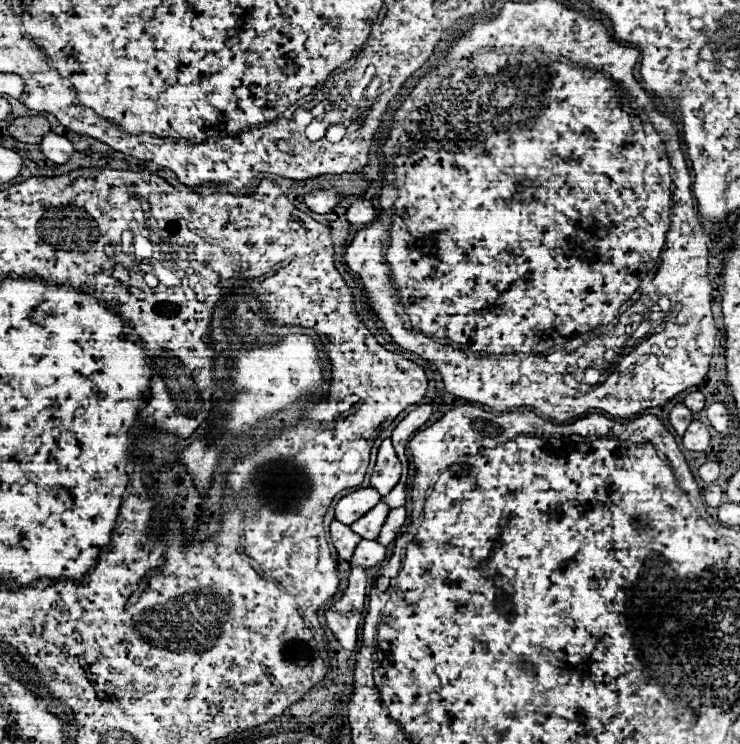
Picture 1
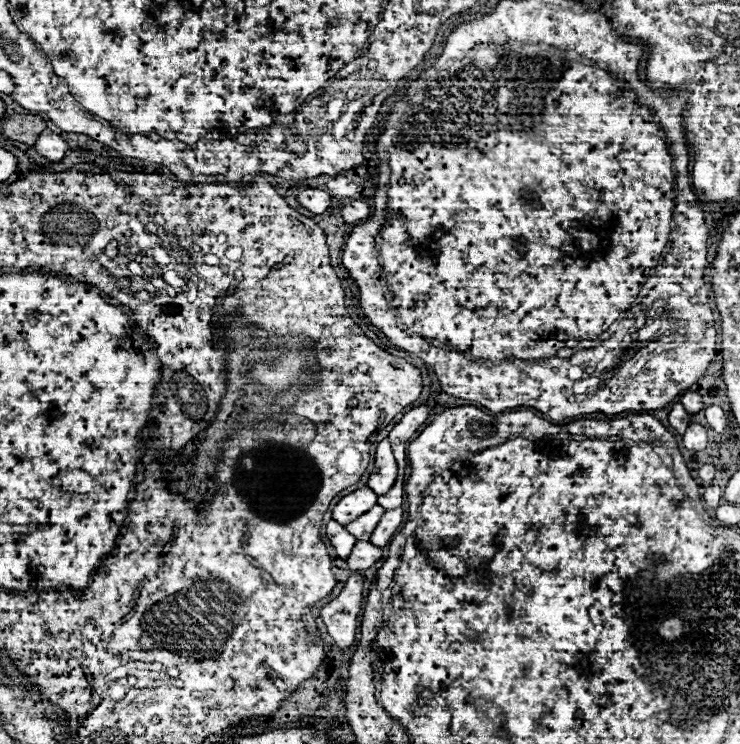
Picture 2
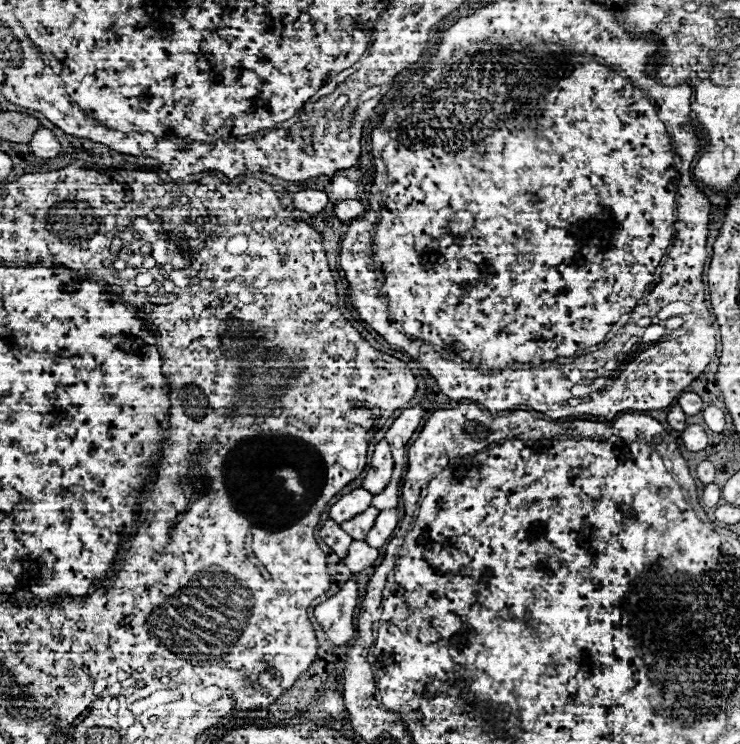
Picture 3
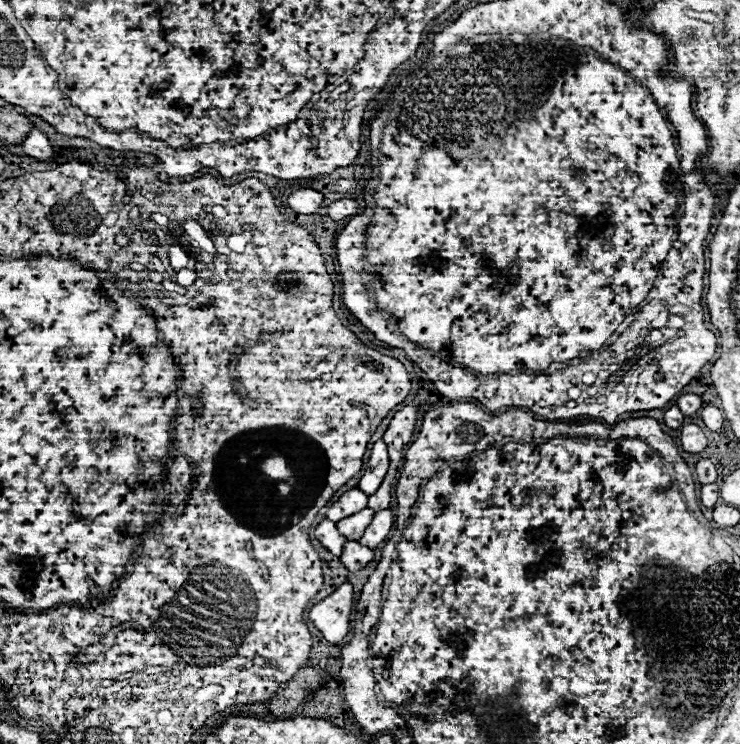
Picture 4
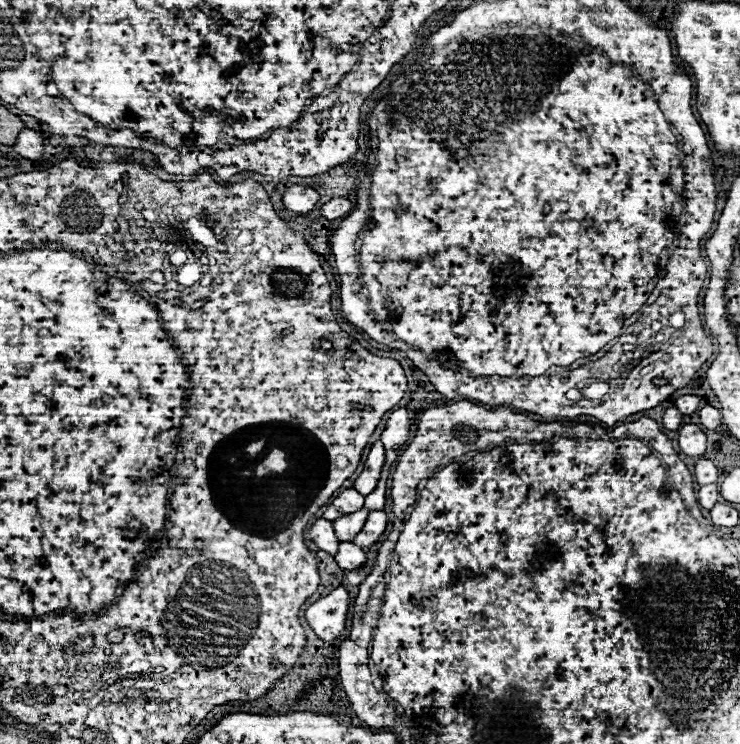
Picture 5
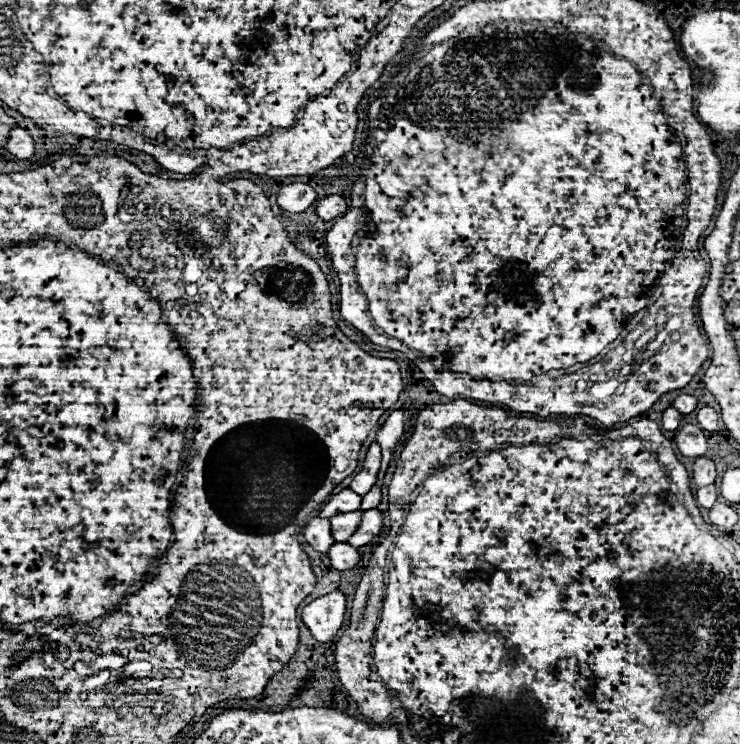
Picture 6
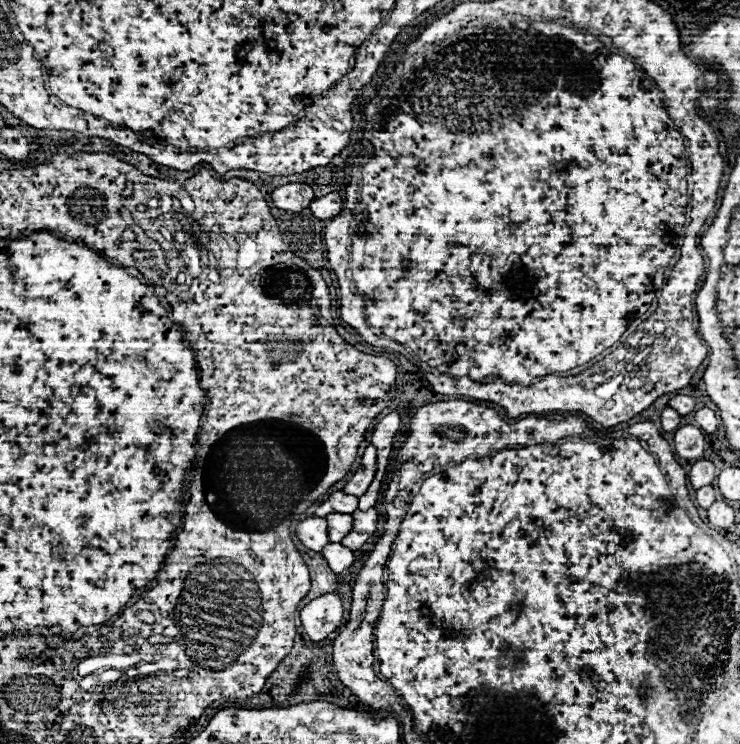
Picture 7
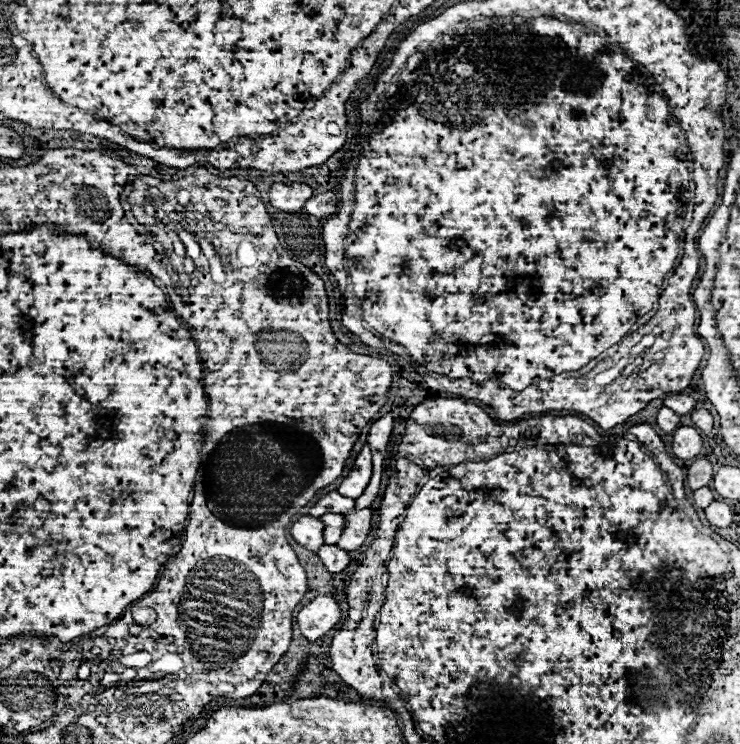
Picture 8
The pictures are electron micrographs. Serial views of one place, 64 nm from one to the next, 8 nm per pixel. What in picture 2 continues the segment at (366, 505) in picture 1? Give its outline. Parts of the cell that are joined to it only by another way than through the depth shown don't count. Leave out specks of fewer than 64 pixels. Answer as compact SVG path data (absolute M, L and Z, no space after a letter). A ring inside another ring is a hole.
M360 488L348 496L344 496L332 512L332 518L340 524L350 524L352 520L356 520L358 516L362 516L364 512L368 512L374 504L376 504L378 496L374 492L370 492L370 488Z

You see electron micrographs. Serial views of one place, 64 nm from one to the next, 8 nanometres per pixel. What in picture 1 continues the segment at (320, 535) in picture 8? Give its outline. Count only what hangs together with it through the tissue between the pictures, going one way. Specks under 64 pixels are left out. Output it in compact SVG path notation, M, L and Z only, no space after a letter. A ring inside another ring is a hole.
M334 520L330 524L330 536L332 536L332 542L334 542L340 558L350 562L352 560L352 554L354 554L354 548L358 546L358 542L362 538L356 532L352 532L350 526L346 526L346 524L338 522L338 520Z

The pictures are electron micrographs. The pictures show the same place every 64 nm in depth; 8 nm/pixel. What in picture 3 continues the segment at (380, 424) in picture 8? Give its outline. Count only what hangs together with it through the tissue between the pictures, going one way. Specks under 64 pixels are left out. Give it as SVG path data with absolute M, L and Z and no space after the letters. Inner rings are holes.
M420 406L414 408L406 408L392 424L392 428L386 432L386 440L394 446L394 448L402 448L408 444L408 440L412 438L412 434L416 432L416 428L420 426L420 420L424 418L424 410Z

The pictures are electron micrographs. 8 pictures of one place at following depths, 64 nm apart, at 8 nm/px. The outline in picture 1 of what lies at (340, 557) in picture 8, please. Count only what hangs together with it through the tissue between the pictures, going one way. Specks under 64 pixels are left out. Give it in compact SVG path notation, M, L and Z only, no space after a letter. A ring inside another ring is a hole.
M362 540L358 544L358 548L354 550L354 558L352 558L352 566L364 566L364 568L370 568L370 566L376 566L378 562L382 562L388 554L388 548L378 544L376 540Z

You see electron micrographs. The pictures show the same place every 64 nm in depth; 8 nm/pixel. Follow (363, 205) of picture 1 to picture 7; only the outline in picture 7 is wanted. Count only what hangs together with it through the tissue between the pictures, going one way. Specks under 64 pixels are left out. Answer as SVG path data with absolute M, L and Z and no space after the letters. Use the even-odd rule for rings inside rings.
M332 192L332 194L326 194L322 198L316 198L310 204L310 210L320 220L330 220L330 218L338 216L342 212L342 208L344 206L342 206L342 198L340 198L338 192Z

